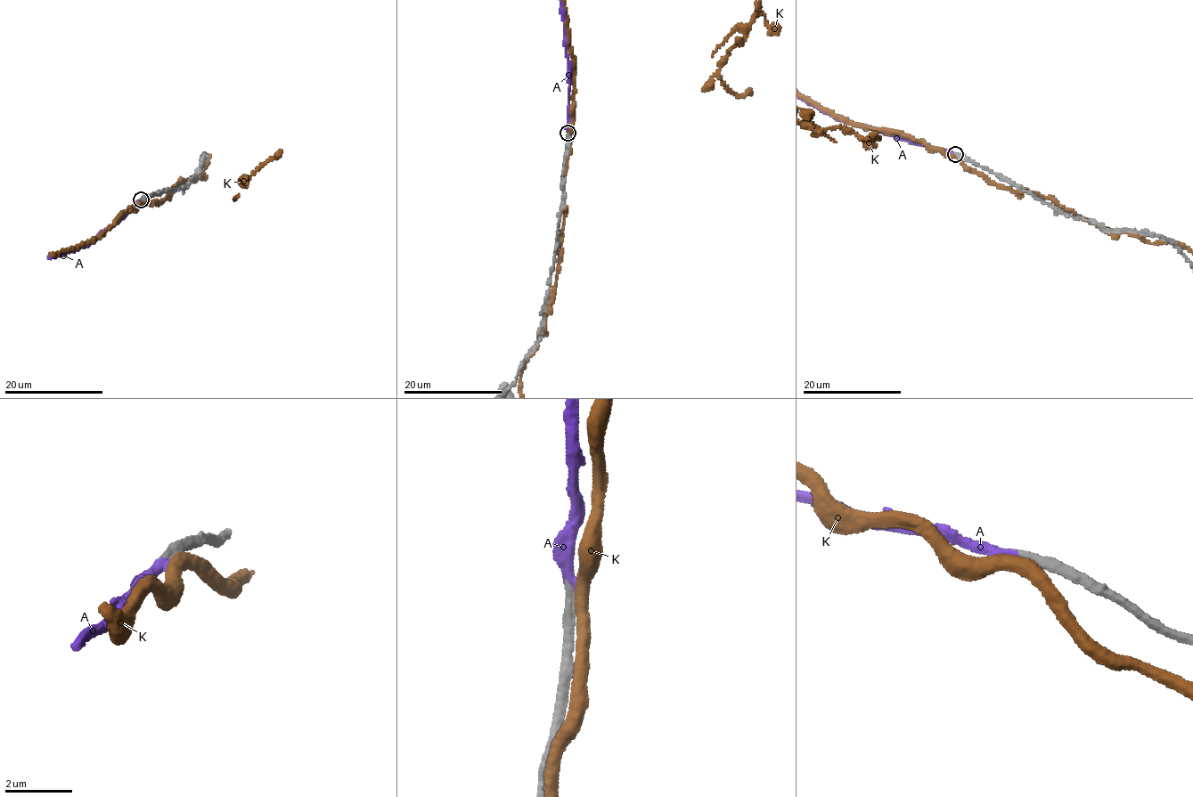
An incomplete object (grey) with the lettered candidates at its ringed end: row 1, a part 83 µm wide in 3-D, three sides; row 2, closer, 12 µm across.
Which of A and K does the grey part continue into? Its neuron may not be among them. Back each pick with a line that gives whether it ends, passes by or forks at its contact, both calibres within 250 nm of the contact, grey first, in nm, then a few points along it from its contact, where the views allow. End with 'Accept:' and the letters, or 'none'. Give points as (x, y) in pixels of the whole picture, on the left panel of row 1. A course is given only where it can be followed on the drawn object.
A: it ends | 320/320 nm
Accept: A

